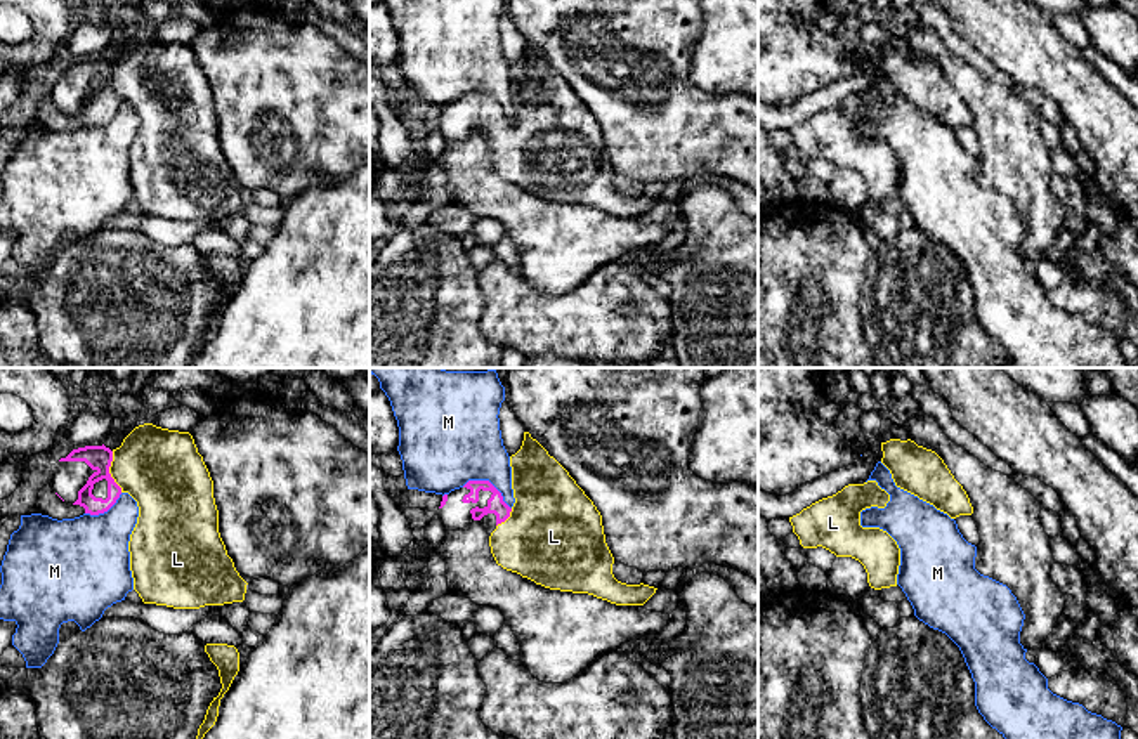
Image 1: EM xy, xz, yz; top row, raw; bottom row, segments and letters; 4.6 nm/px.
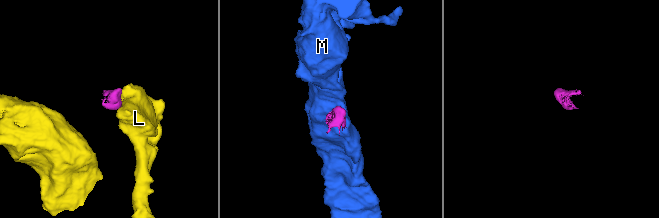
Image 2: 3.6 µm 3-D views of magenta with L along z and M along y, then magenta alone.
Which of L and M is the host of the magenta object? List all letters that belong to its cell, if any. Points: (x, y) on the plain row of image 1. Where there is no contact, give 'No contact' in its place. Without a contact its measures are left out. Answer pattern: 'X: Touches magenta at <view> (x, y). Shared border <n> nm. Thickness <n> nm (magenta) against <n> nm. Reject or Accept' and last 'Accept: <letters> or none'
L: Touches magenta at xy (108, 84). Shared border 200 nm. Thickness 120 nm (magenta) against 380 nm. Accept
M: Touches magenta at xz (490, 94). Shared border 260 nm. Thickness 80 nm (magenta) against 400 nm. Reject
Accept: L

